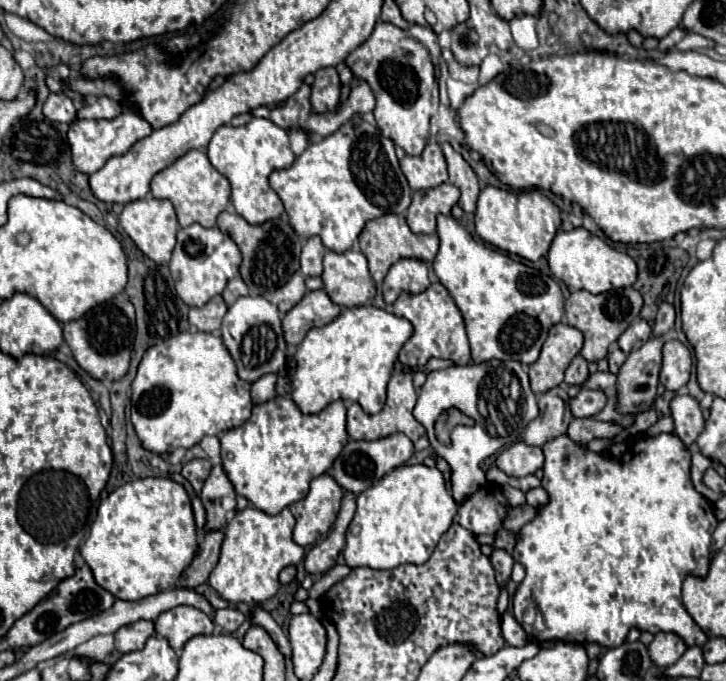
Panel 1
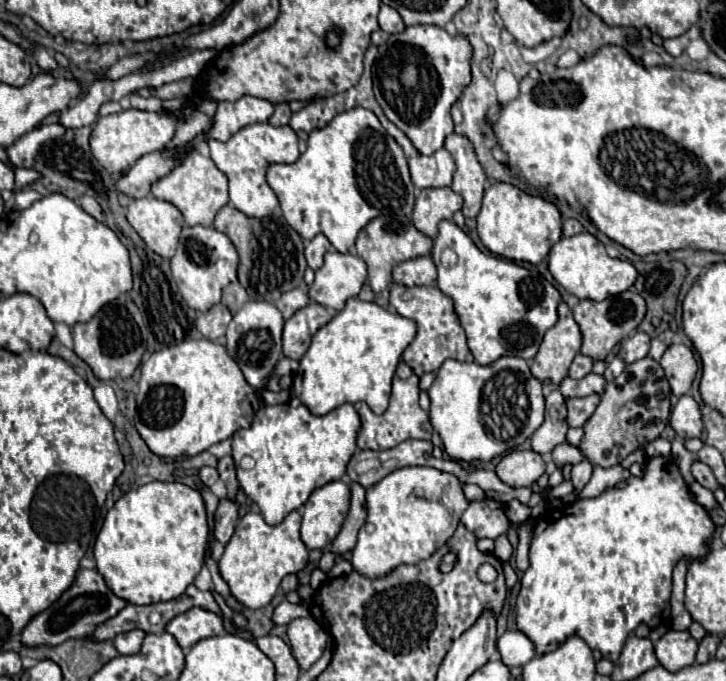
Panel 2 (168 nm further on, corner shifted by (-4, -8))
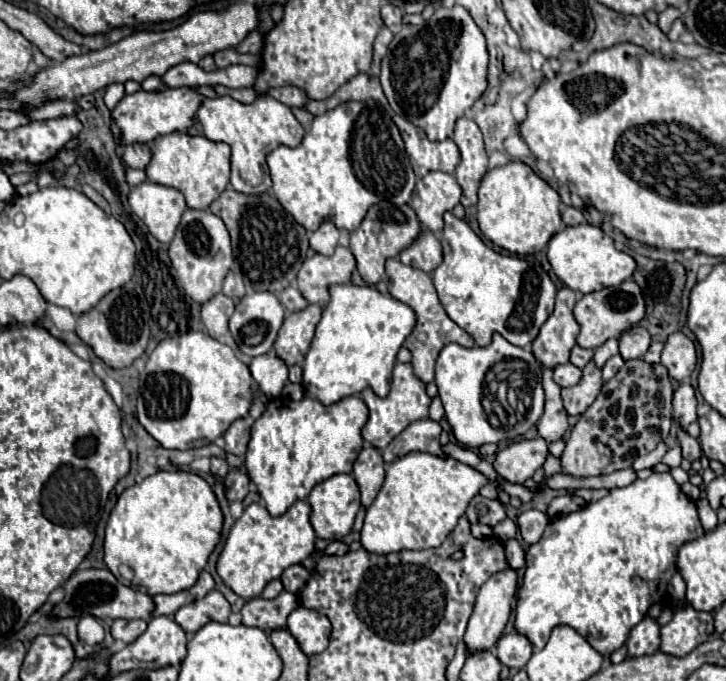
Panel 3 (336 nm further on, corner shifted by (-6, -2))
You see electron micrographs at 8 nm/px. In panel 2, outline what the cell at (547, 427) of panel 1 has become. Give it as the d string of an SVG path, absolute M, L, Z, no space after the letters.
M557 388L545 398L545 422L531 436L531 446L537 454L549 456L555 446L565 442L569 424L567 424L567 404Z

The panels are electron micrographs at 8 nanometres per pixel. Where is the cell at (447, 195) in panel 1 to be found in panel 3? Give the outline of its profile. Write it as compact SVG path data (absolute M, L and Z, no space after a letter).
M431 172L417 180L417 186L411 196L411 208L417 212L417 218L431 232L443 230L443 214L453 210L459 204L461 186L451 174Z

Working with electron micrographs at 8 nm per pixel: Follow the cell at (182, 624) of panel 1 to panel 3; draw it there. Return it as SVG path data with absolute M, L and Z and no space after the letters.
M213 590L205 598L181 606L175 612L175 622L185 632L197 632L207 622L213 622L213 620L227 622L229 614L231 614L231 606L229 606L227 598L219 590Z

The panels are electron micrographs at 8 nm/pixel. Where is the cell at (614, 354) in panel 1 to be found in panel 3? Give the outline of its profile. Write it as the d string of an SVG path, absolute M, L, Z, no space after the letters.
M617 354L617 356L613 356L613 358L609 358L609 360L605 362L605 366L603 366L603 380L605 380L605 382L607 382L607 380L611 380L623 364L625 364L625 360L623 360L619 354Z

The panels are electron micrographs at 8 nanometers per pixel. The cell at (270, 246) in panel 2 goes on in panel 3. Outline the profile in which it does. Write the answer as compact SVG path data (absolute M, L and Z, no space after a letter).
M227 188L209 206L209 210L225 222L231 234L233 260L239 266L249 292L281 292L295 282L295 274L307 256L309 238L307 230L295 222L295 218L277 202L273 194L263 192L249 196Z

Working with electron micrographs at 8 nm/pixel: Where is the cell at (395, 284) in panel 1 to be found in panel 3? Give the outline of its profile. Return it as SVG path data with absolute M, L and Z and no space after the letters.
M423 228L421 234L415 238L415 242L411 246L407 246L399 254L399 258L403 264L415 266L415 268L431 274L439 266L439 262L443 262L441 242L433 236L433 232Z

